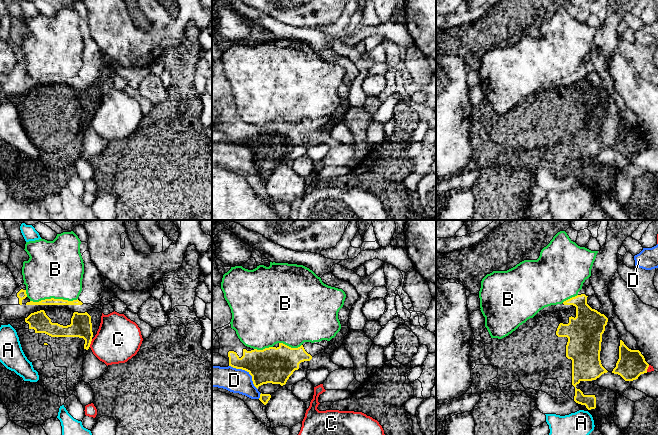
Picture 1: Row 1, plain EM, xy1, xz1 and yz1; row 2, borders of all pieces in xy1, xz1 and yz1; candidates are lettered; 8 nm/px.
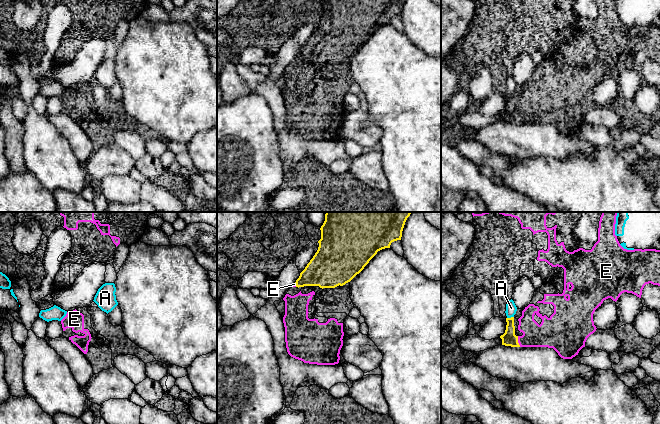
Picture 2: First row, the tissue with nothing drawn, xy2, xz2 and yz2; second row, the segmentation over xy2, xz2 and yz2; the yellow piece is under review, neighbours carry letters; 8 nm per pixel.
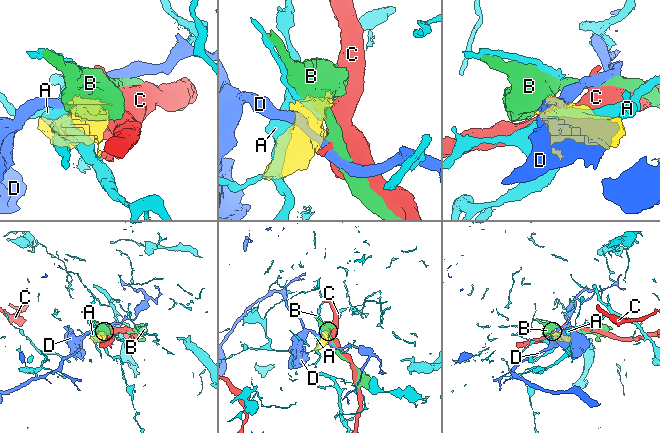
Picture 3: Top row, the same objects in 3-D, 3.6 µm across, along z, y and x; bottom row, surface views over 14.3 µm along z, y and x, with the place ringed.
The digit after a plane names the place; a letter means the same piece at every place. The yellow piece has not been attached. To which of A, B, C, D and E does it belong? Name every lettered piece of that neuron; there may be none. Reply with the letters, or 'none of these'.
E

